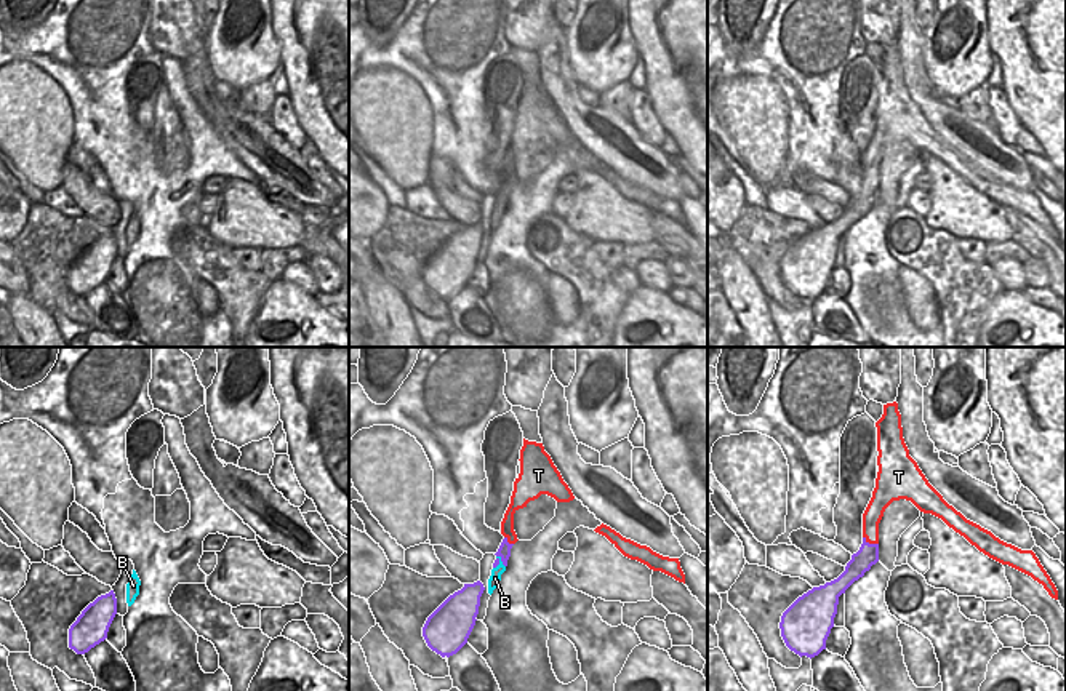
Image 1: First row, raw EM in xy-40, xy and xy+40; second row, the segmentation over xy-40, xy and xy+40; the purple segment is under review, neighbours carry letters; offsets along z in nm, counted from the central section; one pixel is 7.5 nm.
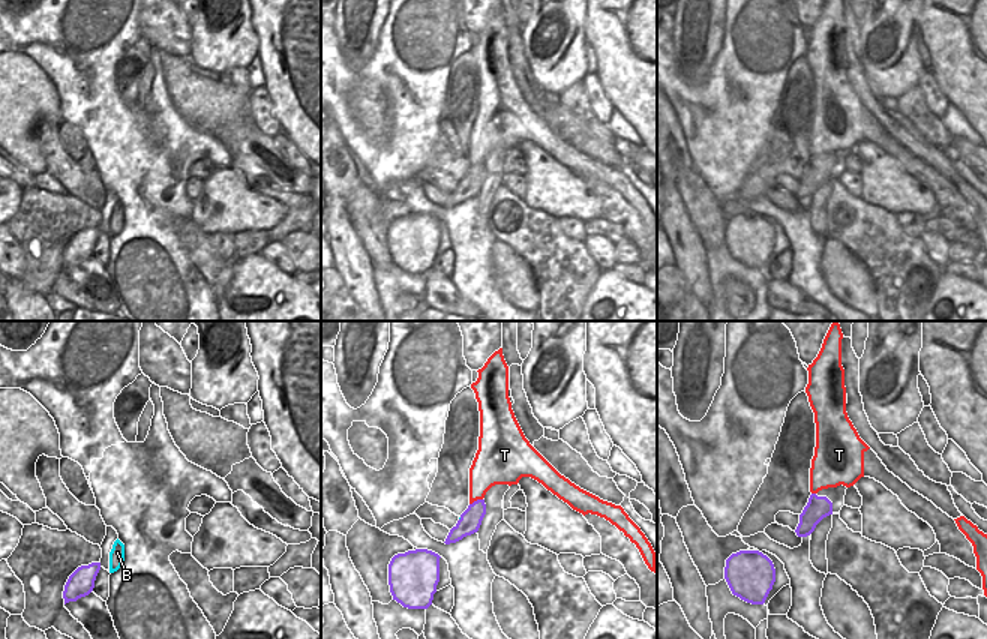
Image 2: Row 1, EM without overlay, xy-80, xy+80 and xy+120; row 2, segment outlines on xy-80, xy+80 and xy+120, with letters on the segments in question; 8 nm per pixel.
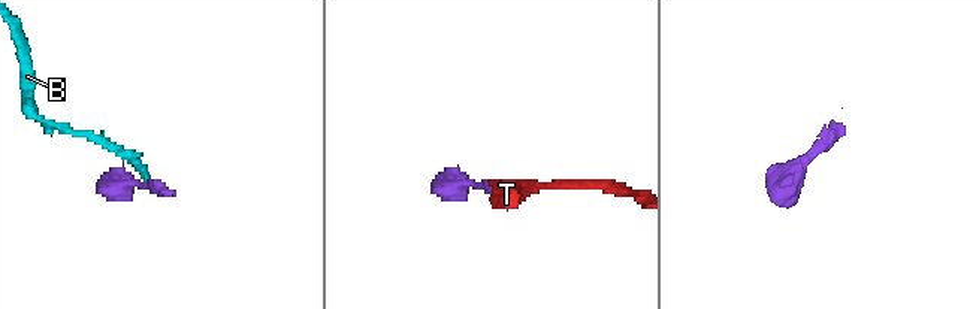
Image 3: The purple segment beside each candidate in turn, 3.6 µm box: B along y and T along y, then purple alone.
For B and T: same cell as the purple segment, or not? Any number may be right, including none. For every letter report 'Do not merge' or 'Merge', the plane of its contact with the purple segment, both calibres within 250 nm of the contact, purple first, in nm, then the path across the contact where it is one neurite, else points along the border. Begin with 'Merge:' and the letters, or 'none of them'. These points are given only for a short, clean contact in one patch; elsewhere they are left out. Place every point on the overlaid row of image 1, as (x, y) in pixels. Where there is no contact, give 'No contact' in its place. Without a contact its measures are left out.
Merge: T
B: Do not merge. Touches purple in xy. Thickness 100 nm (purple) against 90 nm. Boundary: xy (500, 555), (500, 562), (493, 568)
T: Merge. Touches purple in xy+40. Thickness 160 nm (purple) against 140 nm.

